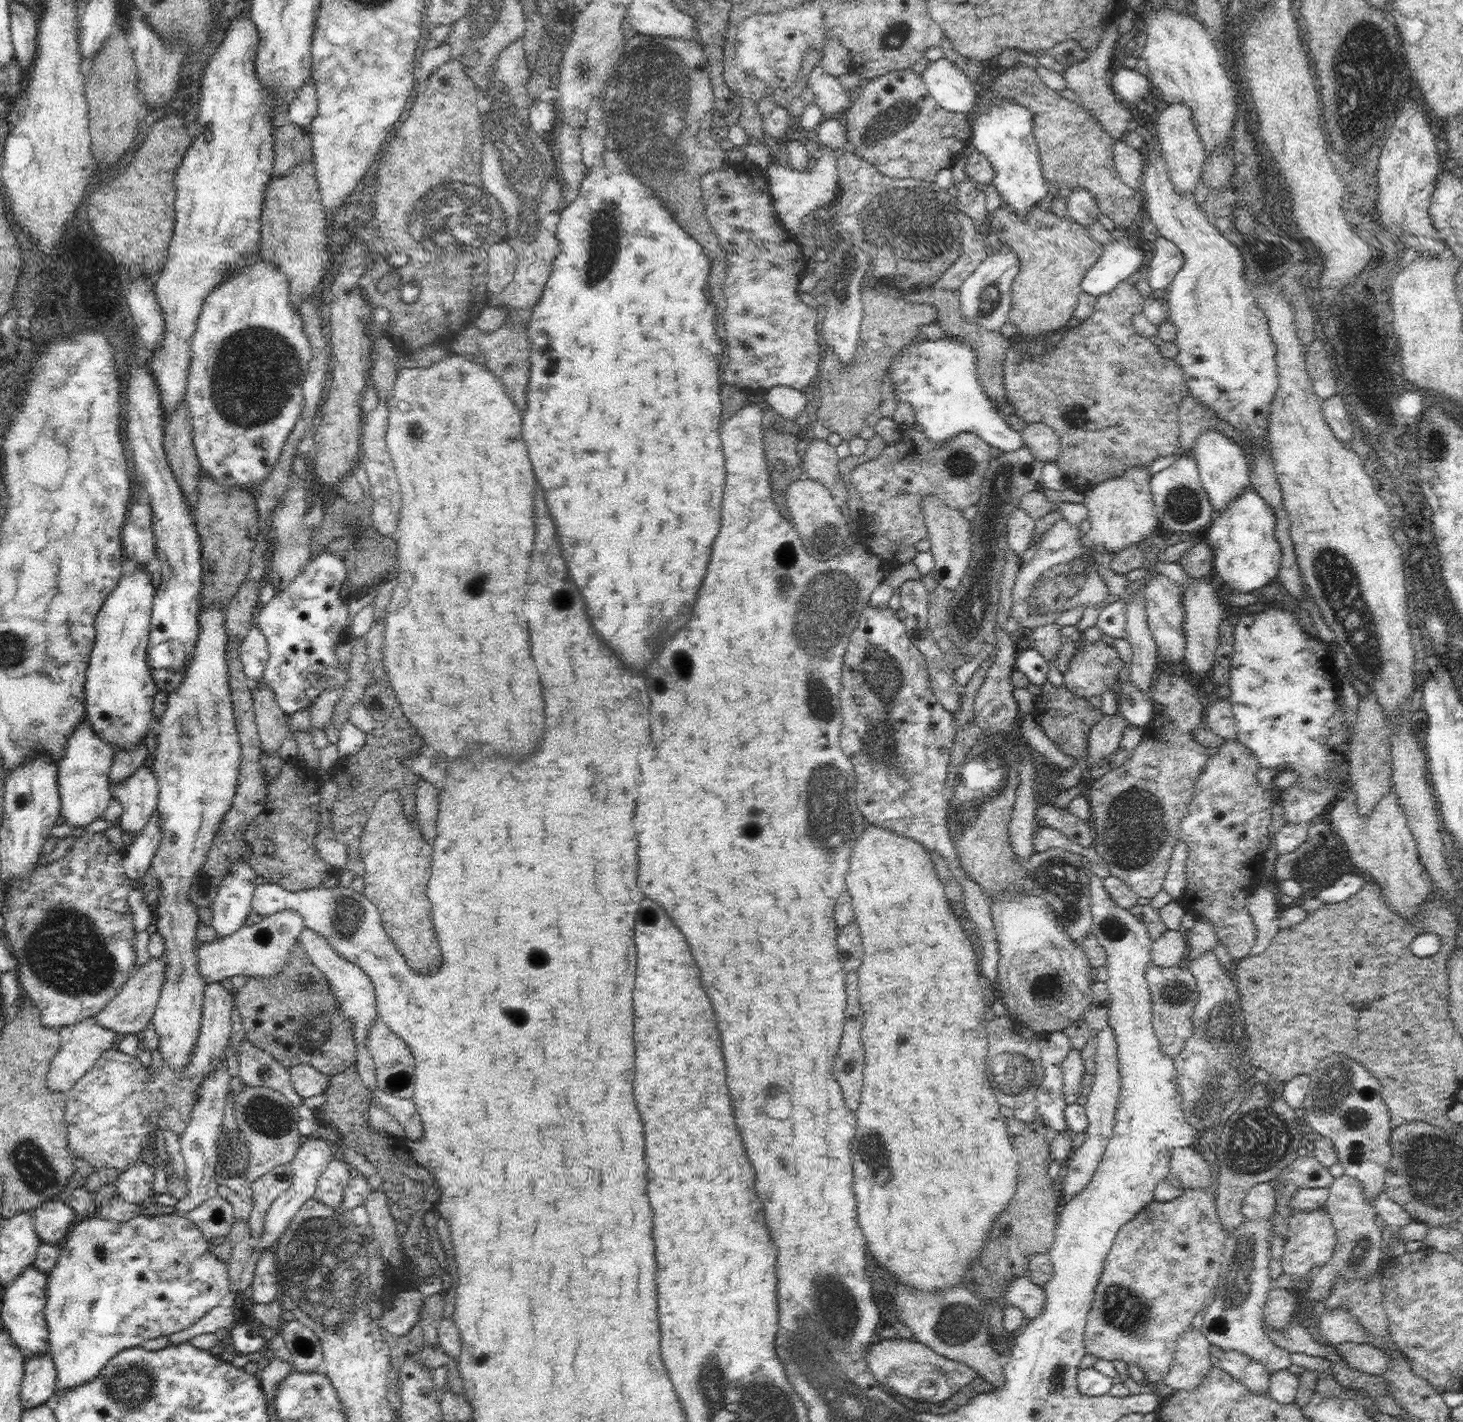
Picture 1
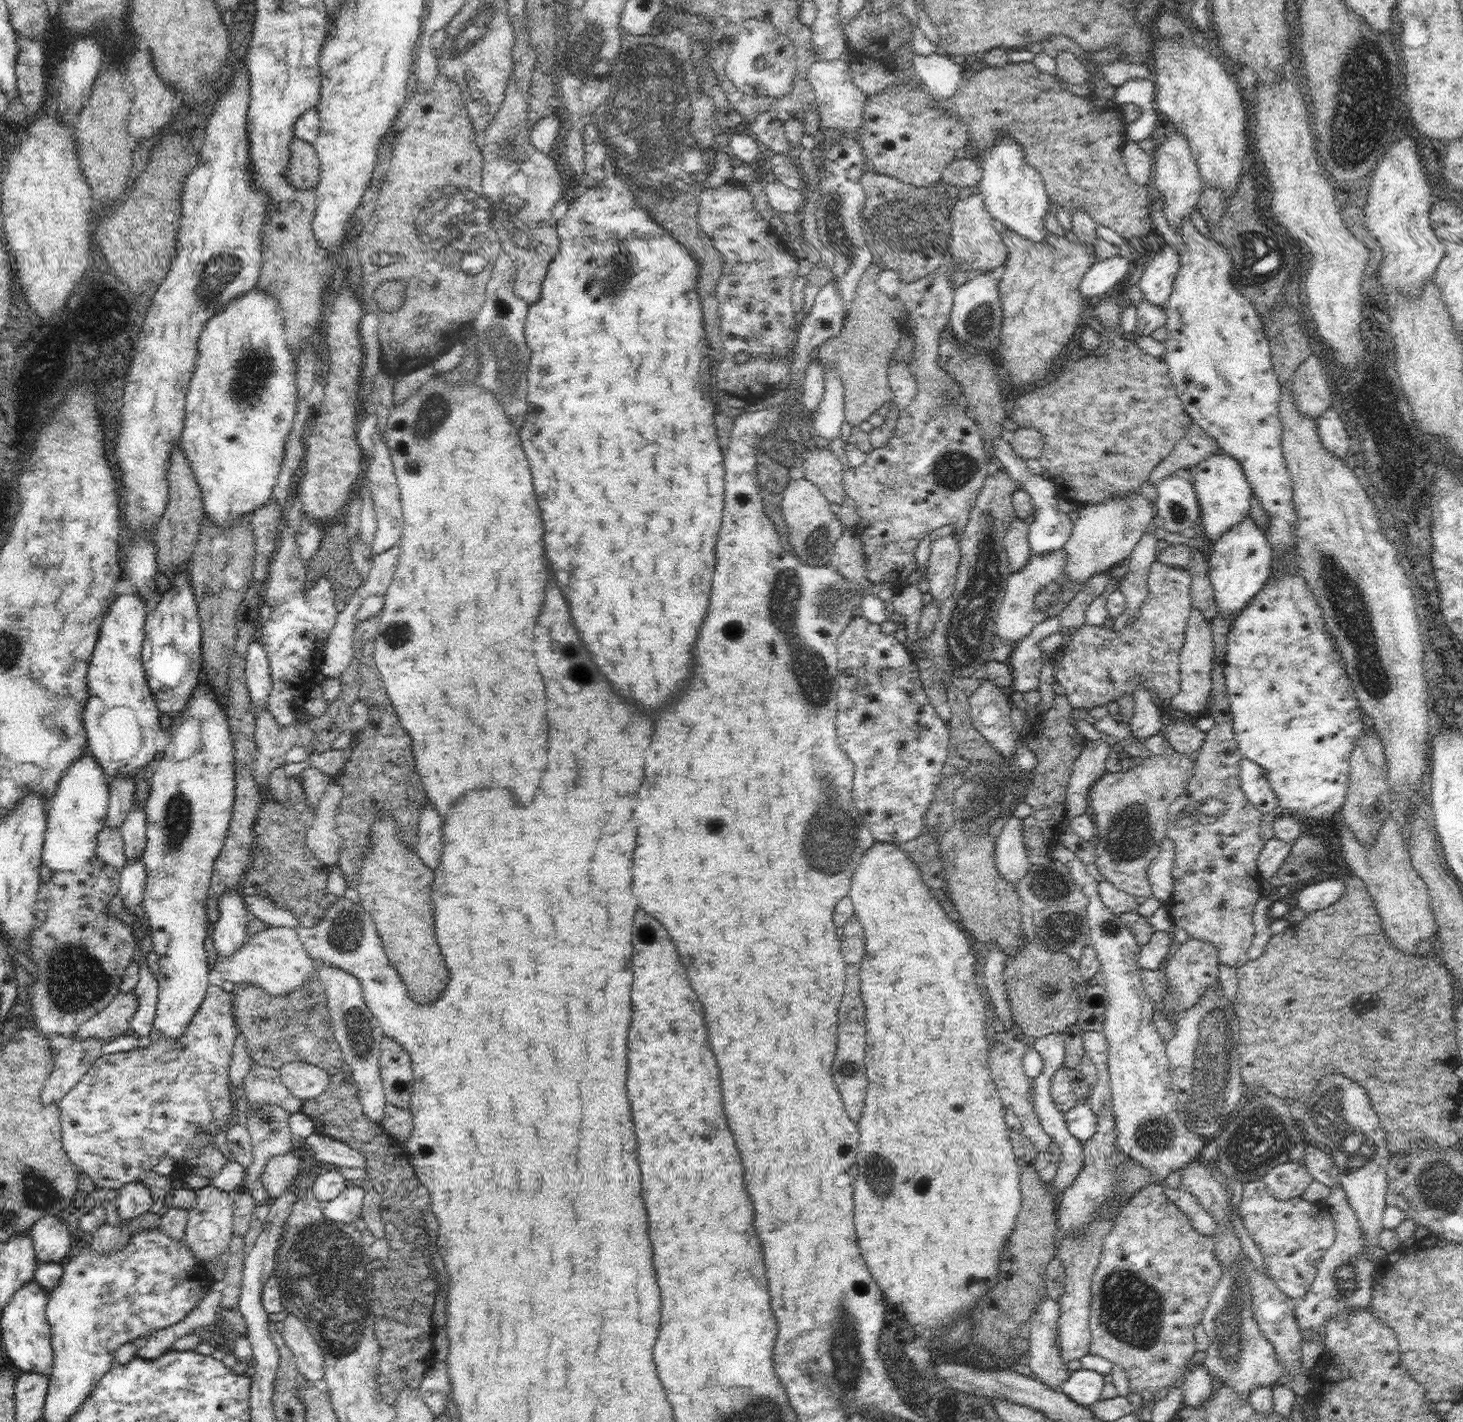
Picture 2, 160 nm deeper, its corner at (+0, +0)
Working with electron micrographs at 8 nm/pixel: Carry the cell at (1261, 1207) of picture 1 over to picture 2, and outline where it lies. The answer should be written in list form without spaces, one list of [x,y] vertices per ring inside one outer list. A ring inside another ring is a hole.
[[[1256,1179],[1243,1183],[1236,1209],[1250,1238],[1258,1245],[1264,1266],[1276,1286],[1295,1301],[1302,1299],[1312,1286],[1317,1265],[1335,1242],[1335,1222],[1329,1205],[1313,1203],[1301,1196],[1278,1200],[1263,1180]]]

